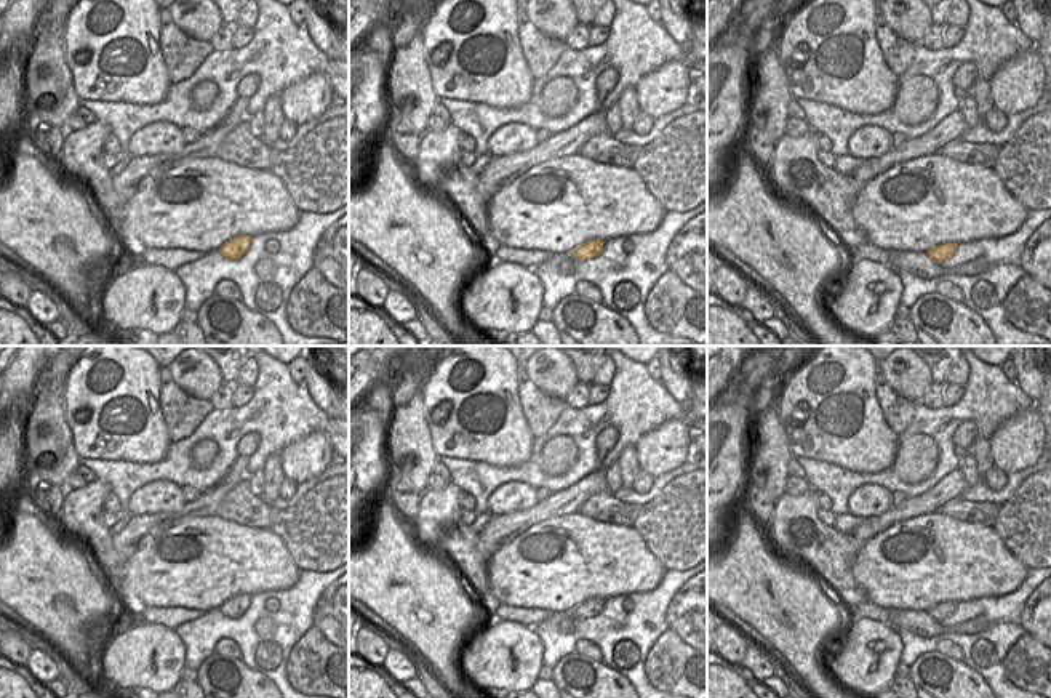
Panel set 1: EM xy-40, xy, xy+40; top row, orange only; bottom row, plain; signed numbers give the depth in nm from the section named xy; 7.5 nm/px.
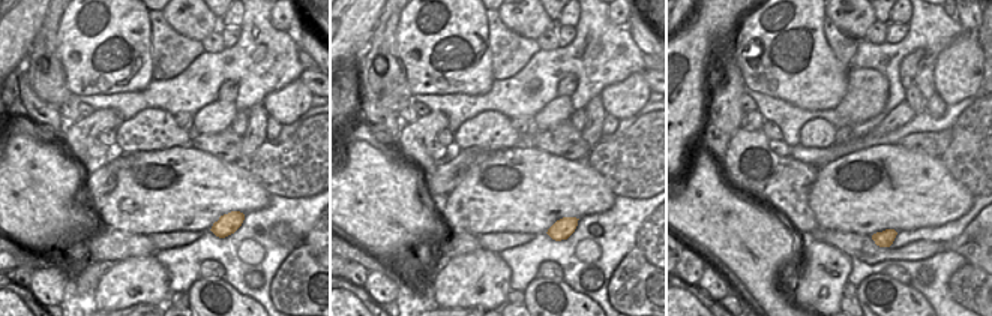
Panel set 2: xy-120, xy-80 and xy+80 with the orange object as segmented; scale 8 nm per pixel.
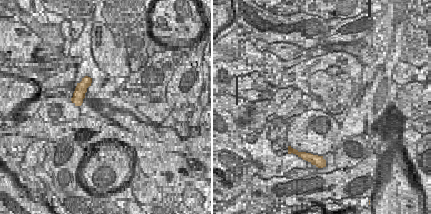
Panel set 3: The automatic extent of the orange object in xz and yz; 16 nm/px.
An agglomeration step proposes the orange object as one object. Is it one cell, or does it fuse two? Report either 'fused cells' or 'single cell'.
single cell

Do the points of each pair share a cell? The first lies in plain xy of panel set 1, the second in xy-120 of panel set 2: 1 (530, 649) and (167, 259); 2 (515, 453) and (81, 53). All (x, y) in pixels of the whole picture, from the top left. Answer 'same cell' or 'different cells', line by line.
1: different cells
2: same cell

